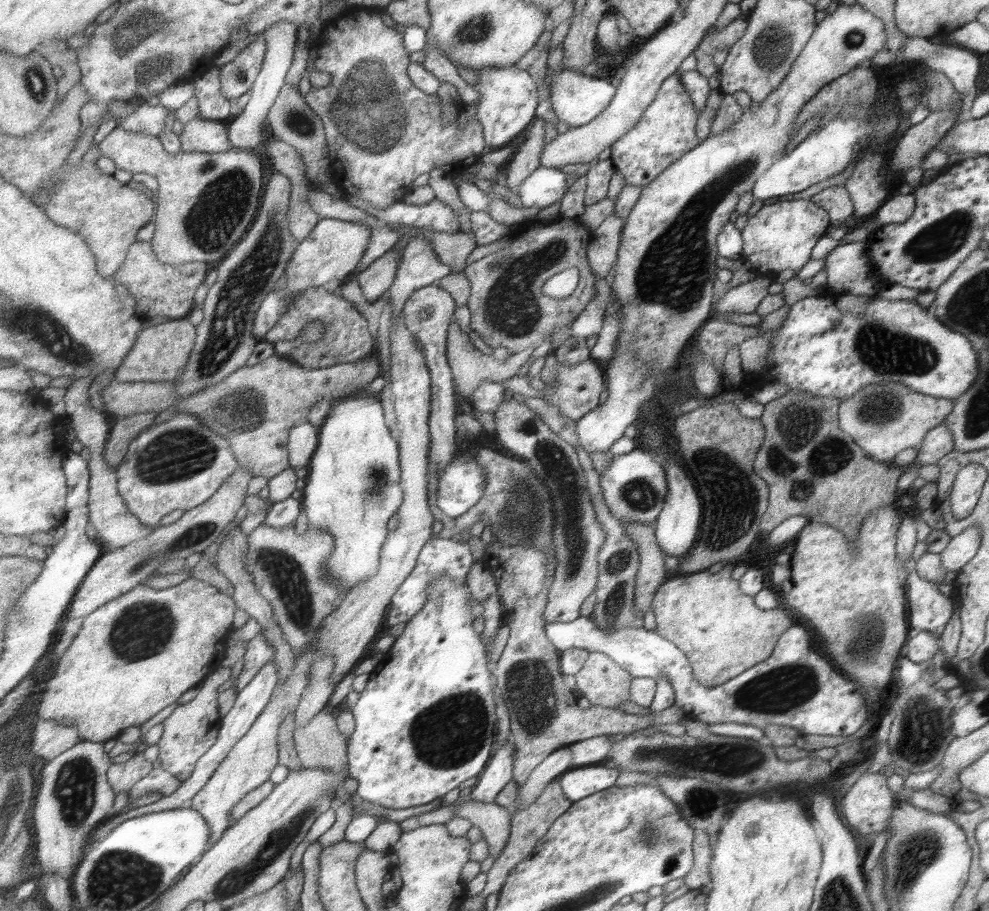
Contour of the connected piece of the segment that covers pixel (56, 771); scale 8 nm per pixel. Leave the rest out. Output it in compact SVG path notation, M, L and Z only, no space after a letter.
M83 740L59 758L51 760L39 774L39 788L35 792L35 806L33 806L33 820L35 820L35 838L37 838L37 854L35 860L43 868L43 878L45 878L45 868L53 868L59 872L63 878L73 880L81 862L83 862L83 848L89 842L89 836L105 824L109 812L115 808L115 804L121 800L121 796L111 788L109 784L109 770L111 770L111 754L105 752L105 742L91 742Z

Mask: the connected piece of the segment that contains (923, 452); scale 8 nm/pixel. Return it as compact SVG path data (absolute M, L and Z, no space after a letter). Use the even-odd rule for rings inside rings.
M939 424L925 434L921 448L917 448L915 462L919 466L935 466L945 454L949 454L953 450L955 448L953 448L953 440L951 440L949 430L943 424Z

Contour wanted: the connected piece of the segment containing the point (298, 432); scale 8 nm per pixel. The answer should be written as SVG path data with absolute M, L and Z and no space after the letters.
M303 418L303 422L297 422L289 436L289 452L291 452L291 468L293 466L311 466L315 452L319 450L319 434L311 420Z

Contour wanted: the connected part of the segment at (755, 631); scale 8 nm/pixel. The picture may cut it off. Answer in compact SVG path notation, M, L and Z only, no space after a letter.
M727 564L719 574L709 574L705 570L669 578L661 584L651 602L657 622L653 632L685 652L693 676L707 688L725 684L765 660L773 652L781 634L791 628L791 620L785 616L783 606L781 610L755 608L753 596L743 594L739 590L739 580L729 578L733 568L733 564Z

